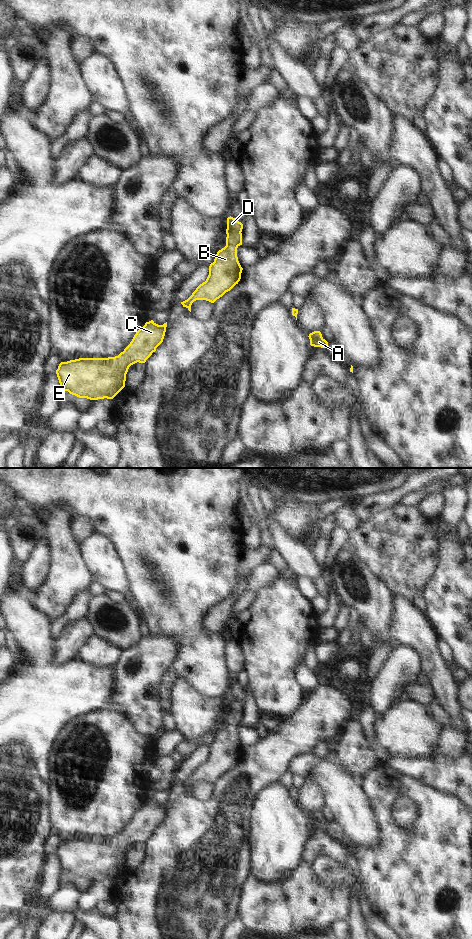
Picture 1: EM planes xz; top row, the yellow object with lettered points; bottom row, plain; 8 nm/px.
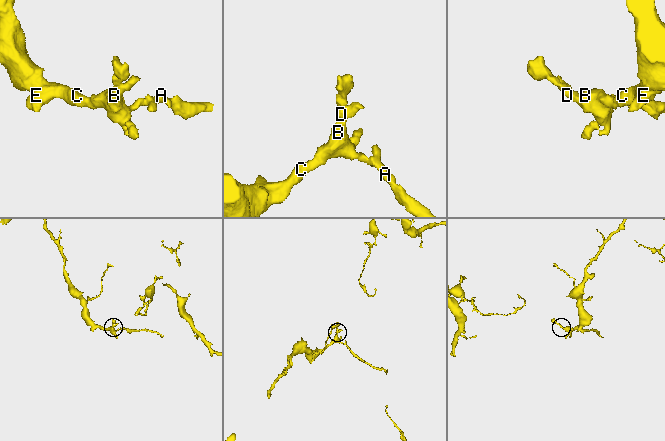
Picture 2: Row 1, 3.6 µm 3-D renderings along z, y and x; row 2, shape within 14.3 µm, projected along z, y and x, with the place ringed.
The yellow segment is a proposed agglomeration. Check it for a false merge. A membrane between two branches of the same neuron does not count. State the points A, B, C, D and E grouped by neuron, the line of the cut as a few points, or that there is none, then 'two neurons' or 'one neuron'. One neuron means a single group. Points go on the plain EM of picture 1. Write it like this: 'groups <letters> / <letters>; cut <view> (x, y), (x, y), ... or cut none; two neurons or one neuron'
groups A B C D E; cut none; one neuron

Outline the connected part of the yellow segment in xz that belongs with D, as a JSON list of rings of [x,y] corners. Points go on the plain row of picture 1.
[[[231,696],[227,698],[226,726],[217,732],[214,742],[210,744],[206,761],[200,764],[187,780],[181,782],[183,787],[186,787],[190,792],[194,781],[206,780],[214,783],[240,761],[243,748],[238,741],[237,728],[242,725],[242,709],[241,702]]]

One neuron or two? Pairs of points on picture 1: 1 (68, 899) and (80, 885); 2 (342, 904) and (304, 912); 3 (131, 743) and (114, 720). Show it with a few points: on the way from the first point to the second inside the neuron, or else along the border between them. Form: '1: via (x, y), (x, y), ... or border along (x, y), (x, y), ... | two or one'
1: border along (61, 883), (74, 887), (80, 893) | two
2: via (333, 905), (313, 908) | one
3: via (125, 737), (114, 726) | one

